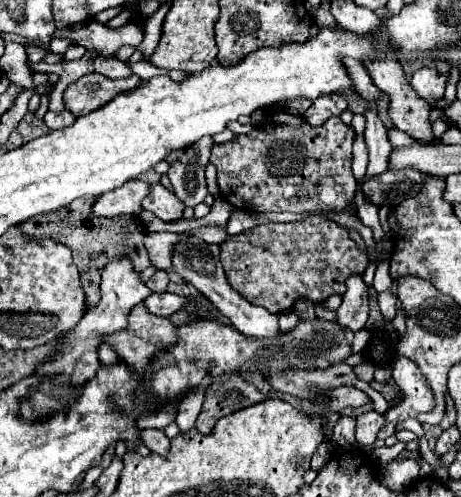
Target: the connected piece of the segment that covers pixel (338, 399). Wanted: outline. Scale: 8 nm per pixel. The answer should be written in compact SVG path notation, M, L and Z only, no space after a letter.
M343 385L343 387L333 389L331 393L333 393L333 403L327 405L329 411L343 411L345 407L361 407L361 405L369 403L369 397L363 391L359 391L357 387Z

